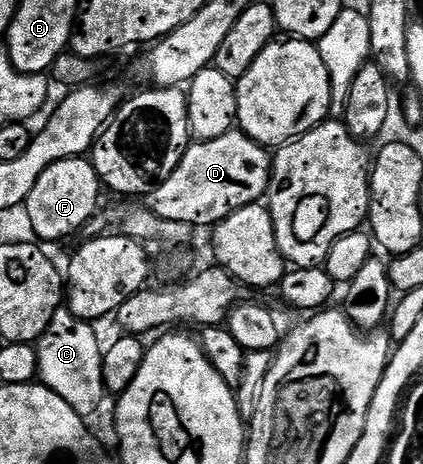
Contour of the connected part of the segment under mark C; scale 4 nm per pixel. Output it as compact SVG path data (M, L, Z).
M62 308L55 312L51 324L43 332L43 336L38 338L35 345L37 348L37 378L40 385L46 386L55 396L63 396L71 408L80 418L92 419L92 414L101 406L101 401L107 398L105 381L103 380L103 342L97 339L94 327L90 323L84 322L82 318L76 318L68 308Z

